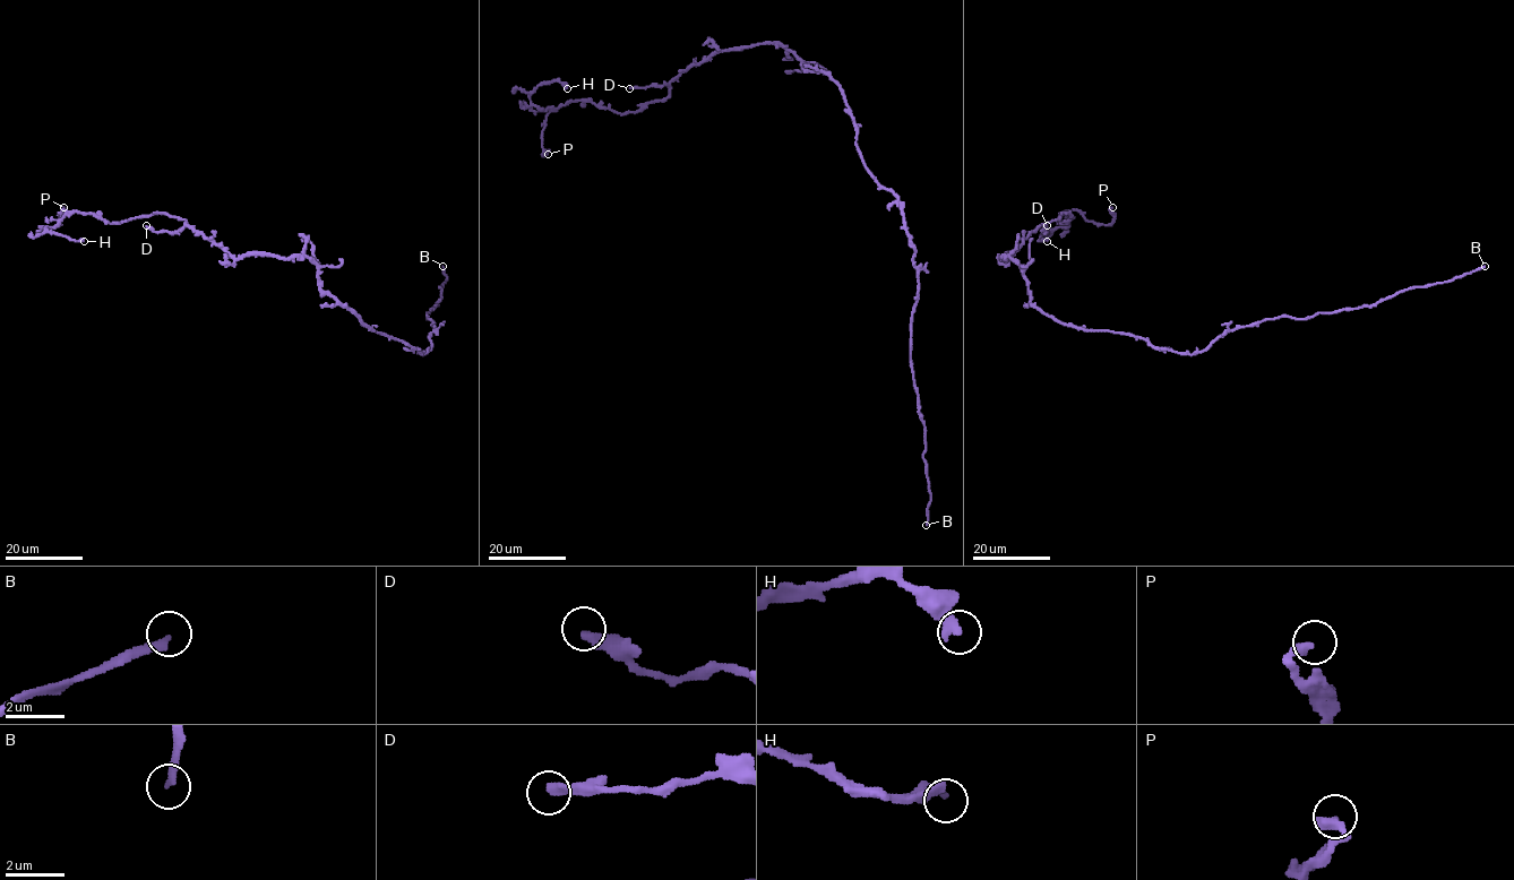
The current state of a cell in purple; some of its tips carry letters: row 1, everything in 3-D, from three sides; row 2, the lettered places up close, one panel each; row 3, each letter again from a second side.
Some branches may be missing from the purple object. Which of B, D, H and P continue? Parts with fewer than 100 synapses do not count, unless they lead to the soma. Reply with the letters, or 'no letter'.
B

